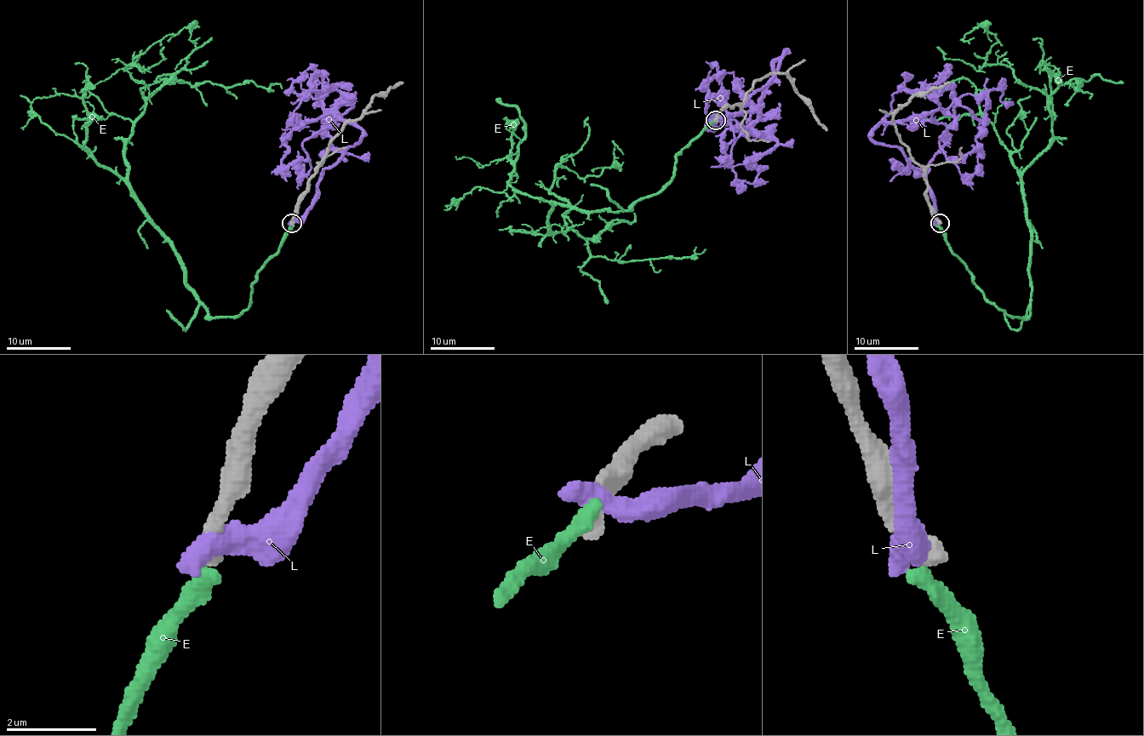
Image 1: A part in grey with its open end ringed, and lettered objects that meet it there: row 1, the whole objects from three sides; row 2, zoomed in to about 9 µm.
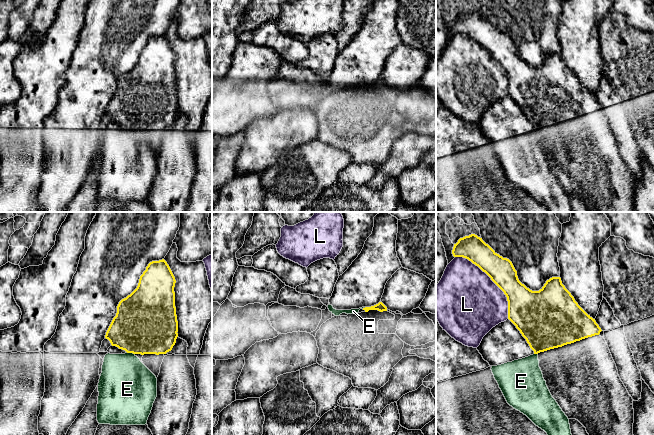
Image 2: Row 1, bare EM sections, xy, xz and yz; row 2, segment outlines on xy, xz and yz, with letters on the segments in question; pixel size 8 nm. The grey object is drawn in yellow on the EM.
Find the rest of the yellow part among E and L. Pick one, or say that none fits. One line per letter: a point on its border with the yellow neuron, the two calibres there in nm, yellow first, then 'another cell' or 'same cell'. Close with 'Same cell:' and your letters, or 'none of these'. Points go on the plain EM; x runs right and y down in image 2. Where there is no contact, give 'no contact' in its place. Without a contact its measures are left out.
E: contact xy (131, 128); calibres 480 and 420 nm; another cell
L: contact yz (492, 56); calibres 200 and 500 nm; another cell
Same cell: none of these

